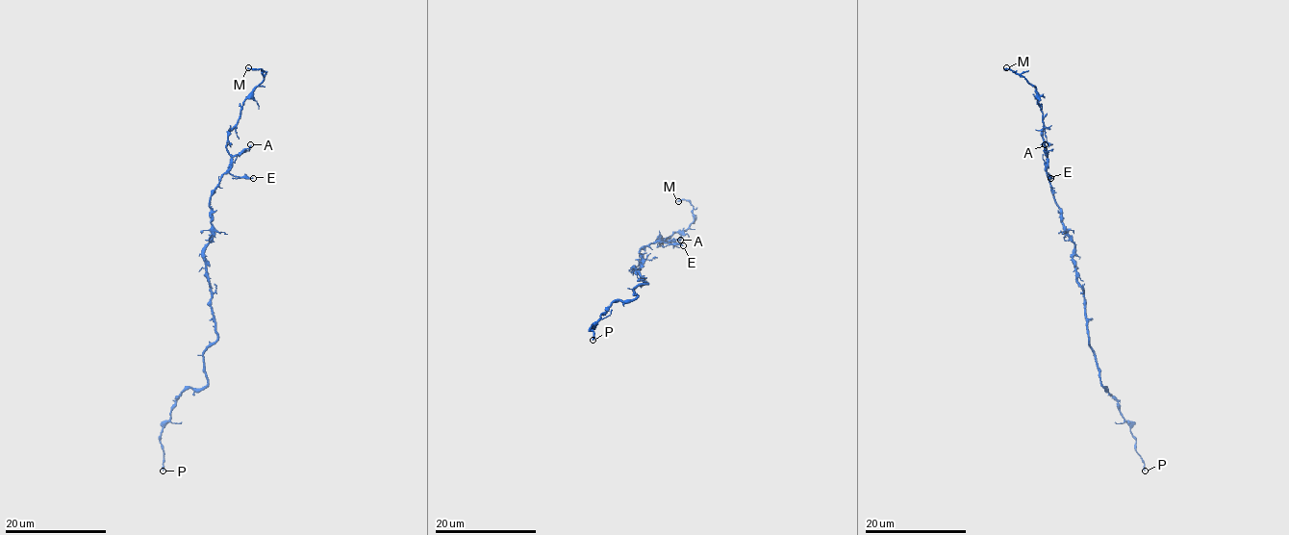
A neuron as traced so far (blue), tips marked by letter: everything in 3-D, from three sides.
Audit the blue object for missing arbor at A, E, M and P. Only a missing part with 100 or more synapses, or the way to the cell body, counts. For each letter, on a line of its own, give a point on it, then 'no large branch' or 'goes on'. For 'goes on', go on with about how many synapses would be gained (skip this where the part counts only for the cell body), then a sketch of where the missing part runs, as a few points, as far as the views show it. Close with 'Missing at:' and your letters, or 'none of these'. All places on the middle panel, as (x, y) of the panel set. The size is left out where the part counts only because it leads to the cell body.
A: place (680, 240); no large branch
E: place (683, 245); no large branch
M: place (678, 201); goes on; course (678, 201), (664, 207), (661, 199), (652, 196), (593, 216)
P: place (593, 340); no large branch
Missing at: M

